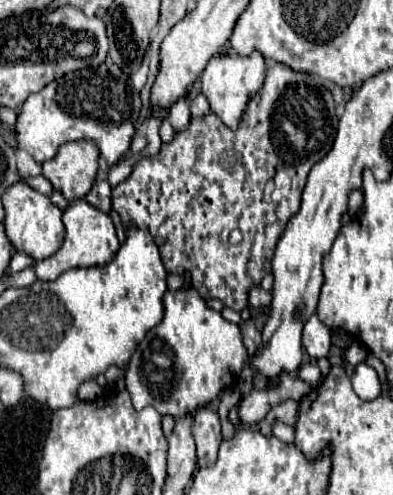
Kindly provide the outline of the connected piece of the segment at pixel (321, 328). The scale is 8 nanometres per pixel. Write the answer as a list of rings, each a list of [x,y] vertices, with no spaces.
[[[313,314],[307,322],[307,328],[303,328],[303,346],[307,348],[311,358],[325,358],[331,346],[331,330],[319,320],[317,314]]]

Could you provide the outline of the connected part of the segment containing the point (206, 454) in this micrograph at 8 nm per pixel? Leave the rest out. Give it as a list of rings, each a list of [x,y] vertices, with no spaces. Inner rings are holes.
[[[201,406],[193,414],[193,436],[197,442],[197,458],[201,466],[211,466],[217,460],[221,438],[221,420],[213,406]]]

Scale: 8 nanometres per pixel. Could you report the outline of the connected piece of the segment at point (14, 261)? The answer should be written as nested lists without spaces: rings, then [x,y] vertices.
[[[15,254],[15,256],[11,258],[11,264],[9,264],[7,272],[9,272],[9,274],[15,274],[15,272],[25,270],[27,266],[33,266],[33,264],[35,264],[33,258],[29,258],[29,256],[25,256],[25,254]]]

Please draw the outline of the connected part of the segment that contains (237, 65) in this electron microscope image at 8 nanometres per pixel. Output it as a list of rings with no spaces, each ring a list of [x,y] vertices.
[[[253,50],[249,56],[239,54],[215,54],[207,68],[201,74],[201,92],[207,96],[211,110],[225,122],[229,128],[237,128],[241,120],[241,110],[245,110],[245,102],[253,98],[253,94],[263,86],[265,80],[265,58],[259,50]]]

